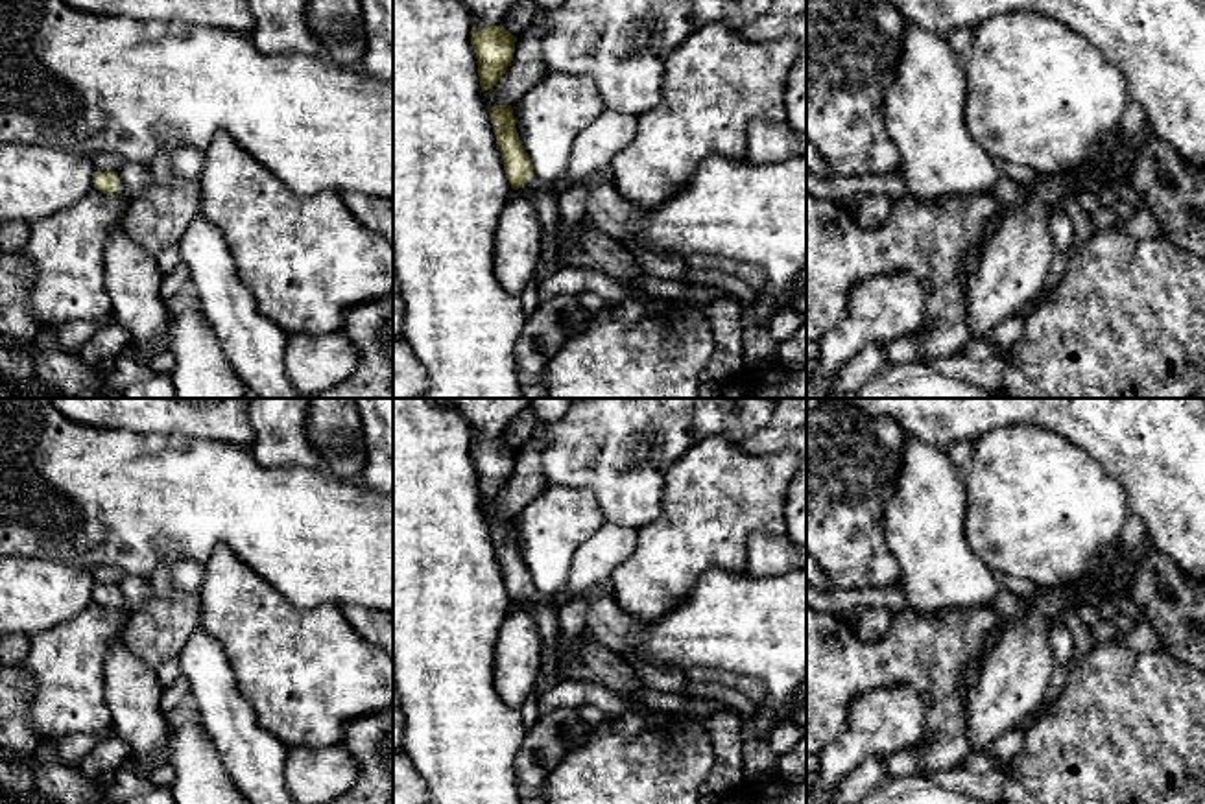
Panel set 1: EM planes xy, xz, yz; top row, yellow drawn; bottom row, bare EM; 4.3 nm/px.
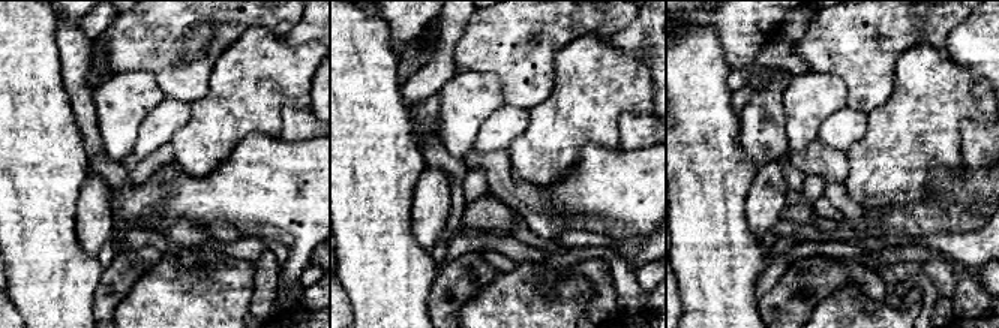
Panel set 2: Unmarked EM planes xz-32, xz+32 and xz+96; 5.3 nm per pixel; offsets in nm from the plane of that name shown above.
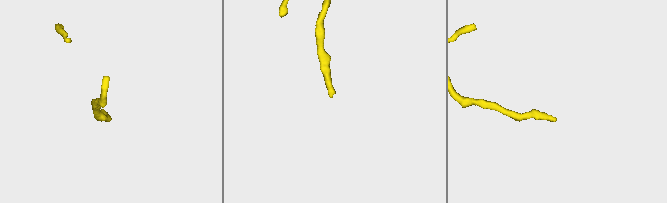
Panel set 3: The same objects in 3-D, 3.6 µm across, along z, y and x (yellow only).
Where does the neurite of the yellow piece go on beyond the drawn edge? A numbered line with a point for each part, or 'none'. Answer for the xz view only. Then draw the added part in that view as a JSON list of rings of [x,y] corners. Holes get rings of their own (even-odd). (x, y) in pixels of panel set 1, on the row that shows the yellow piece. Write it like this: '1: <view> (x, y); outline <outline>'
1: xz (532, 181); outline [[[533,173],[533,175],[530,175],[530,177],[524,181],[524,188],[533,188],[533,190],[539,190],[539,192],[544,192],[544,194],[559,195],[561,184],[559,184],[559,183],[546,183],[546,181],[539,179],[539,177]]]

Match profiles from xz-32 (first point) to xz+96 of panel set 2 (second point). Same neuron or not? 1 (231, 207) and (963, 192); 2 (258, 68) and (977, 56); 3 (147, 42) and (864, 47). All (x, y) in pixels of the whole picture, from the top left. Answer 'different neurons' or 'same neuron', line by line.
1: same neuron
2: different neurons
3: same neuron

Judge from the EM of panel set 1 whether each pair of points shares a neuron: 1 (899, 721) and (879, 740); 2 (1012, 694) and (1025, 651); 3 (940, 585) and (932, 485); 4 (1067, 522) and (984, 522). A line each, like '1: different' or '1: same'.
1: same
2: same
3: same
4: same

